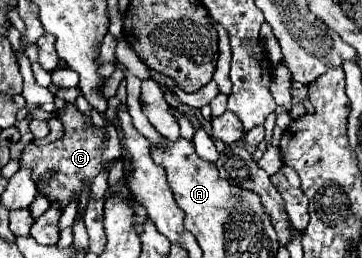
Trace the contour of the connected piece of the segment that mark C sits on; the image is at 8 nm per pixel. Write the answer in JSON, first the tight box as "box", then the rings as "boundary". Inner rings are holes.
{"box":[20,104,106,210],"boundary":[[[66,104],[64,110],[58,110],[58,120],[64,124],[62,138],[46,146],[36,146],[34,142],[30,142],[20,156],[20,168],[28,168],[32,172],[32,180],[38,186],[38,194],[48,198],[50,202],[60,202],[60,210],[64,210],[72,200],[80,200],[82,182],[88,182],[88,186],[92,186],[94,178],[104,170],[102,144],[106,142],[106,134],[102,128],[92,124],[90,116],[80,114],[74,104]],[[48,170],[52,170],[52,178],[44,182],[42,176],[48,174]]]}

